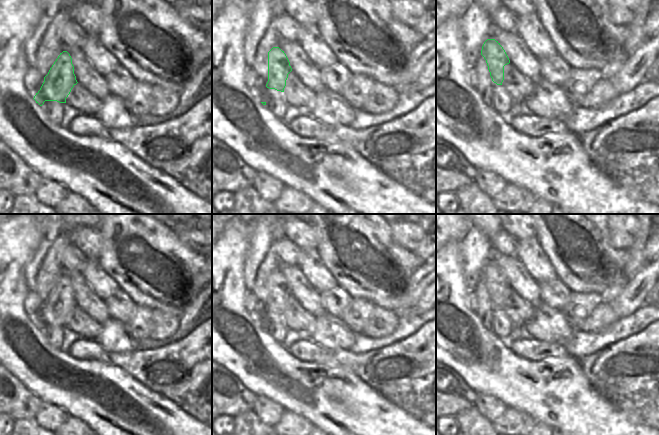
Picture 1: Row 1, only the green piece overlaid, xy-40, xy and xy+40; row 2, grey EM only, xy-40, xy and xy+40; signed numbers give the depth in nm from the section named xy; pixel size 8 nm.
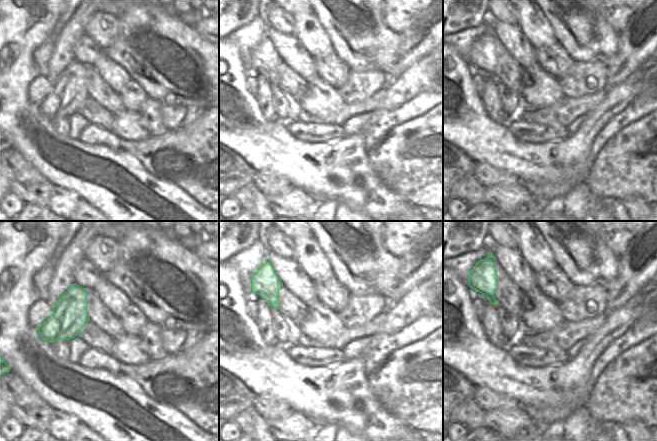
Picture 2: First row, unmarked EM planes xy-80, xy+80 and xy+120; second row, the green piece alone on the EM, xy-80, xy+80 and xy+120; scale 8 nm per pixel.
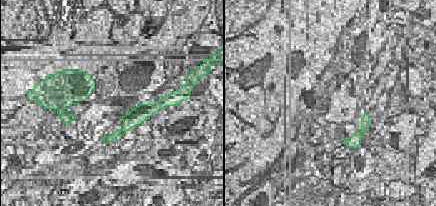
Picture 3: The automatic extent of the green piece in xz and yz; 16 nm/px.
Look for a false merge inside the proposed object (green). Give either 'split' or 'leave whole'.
split

